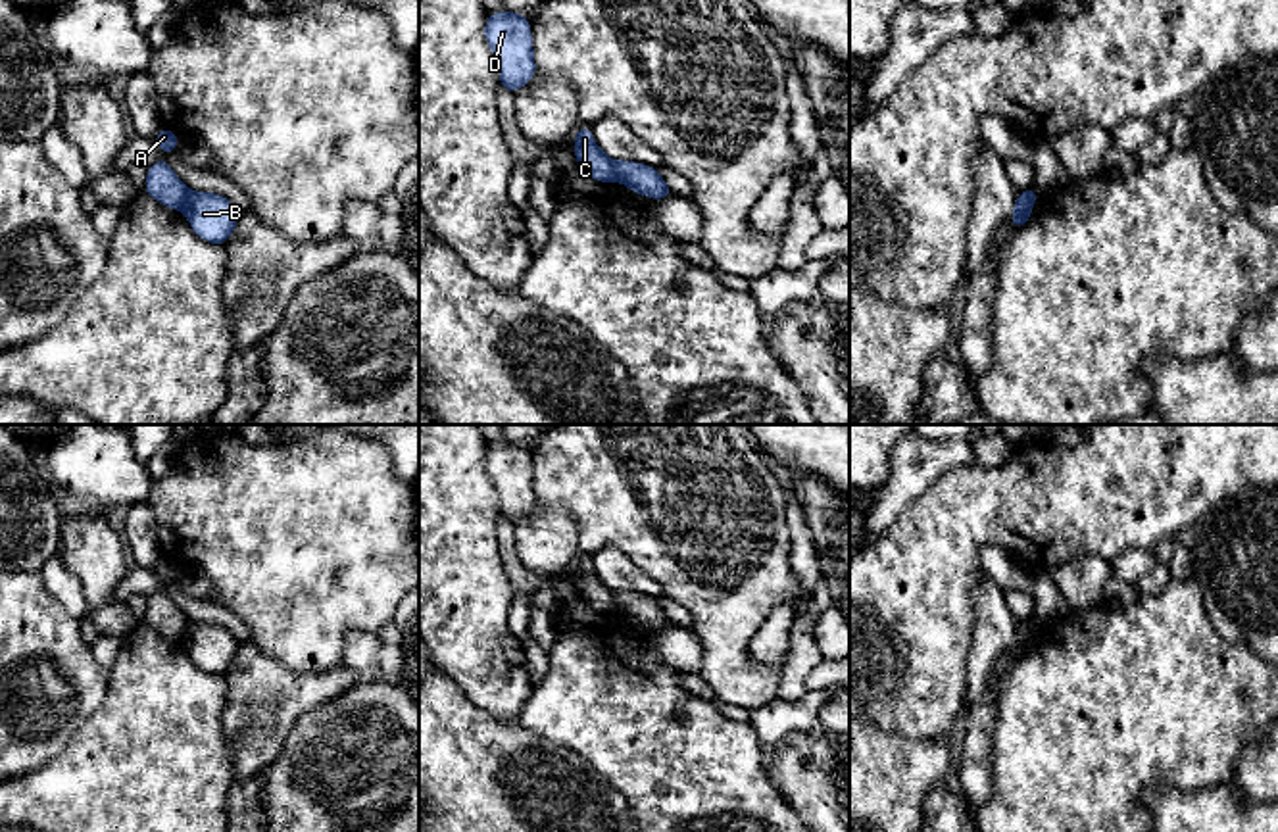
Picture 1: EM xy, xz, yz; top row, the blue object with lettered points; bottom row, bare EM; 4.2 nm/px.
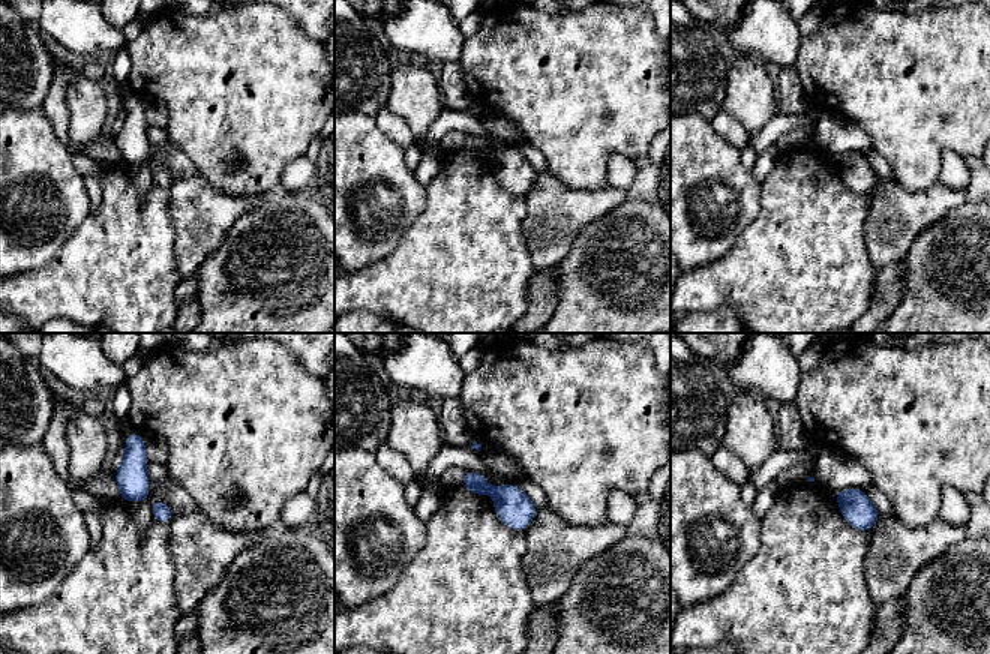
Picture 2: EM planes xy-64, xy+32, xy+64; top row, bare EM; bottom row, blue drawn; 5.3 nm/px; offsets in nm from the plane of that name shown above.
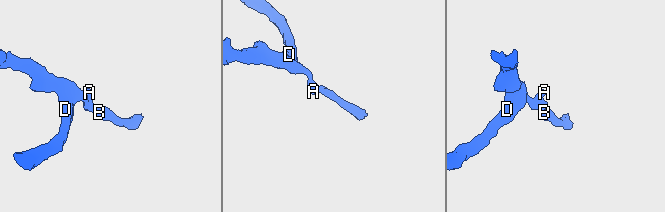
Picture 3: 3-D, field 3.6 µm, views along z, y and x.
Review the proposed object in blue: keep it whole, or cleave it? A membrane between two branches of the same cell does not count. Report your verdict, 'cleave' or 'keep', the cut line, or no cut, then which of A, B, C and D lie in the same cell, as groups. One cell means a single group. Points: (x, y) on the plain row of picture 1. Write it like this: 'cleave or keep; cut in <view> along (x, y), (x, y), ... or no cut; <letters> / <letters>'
cleave; cut in xz along (614, 592), (619, 610); A C D / B

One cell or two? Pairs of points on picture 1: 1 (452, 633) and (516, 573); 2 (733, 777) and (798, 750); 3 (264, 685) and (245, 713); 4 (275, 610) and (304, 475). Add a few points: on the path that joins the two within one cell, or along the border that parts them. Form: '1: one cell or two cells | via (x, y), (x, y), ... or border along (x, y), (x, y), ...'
1: two cells | border along (496, 537), (502, 565), (512, 587), (508, 623)
2: two cells | border along (765, 756), (767, 777), (786, 804)
3: one cell | via (262, 692), (252, 706)
4: one cell | via (300, 577), (304, 508)

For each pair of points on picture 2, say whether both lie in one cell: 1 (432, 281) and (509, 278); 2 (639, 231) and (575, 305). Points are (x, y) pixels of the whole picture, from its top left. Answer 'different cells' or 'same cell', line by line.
1: same cell
2: same cell

